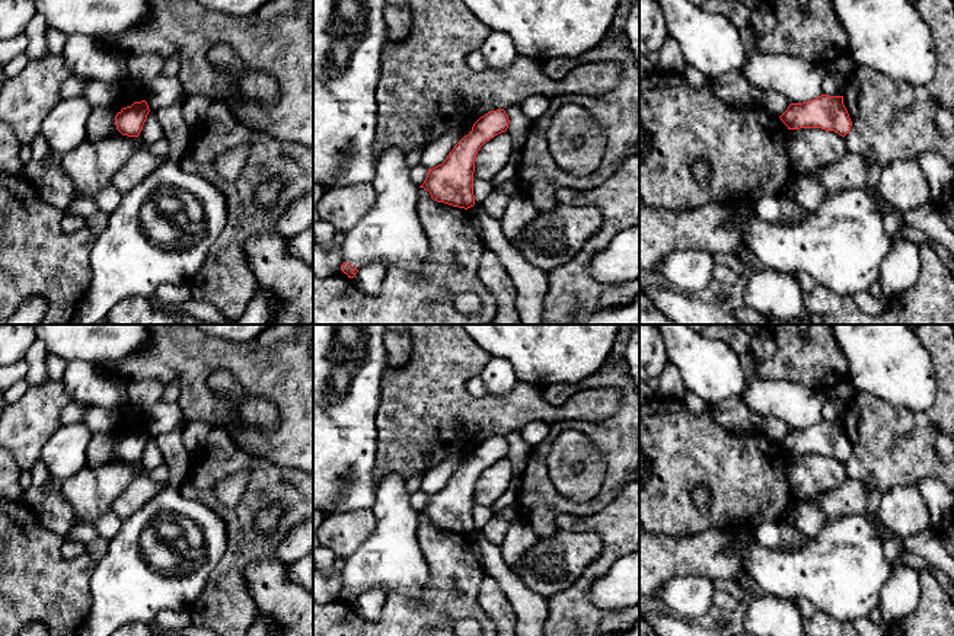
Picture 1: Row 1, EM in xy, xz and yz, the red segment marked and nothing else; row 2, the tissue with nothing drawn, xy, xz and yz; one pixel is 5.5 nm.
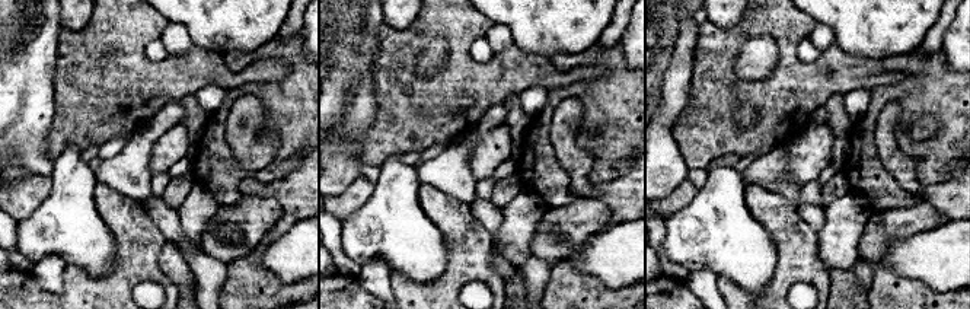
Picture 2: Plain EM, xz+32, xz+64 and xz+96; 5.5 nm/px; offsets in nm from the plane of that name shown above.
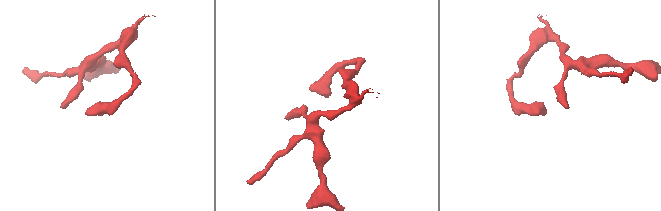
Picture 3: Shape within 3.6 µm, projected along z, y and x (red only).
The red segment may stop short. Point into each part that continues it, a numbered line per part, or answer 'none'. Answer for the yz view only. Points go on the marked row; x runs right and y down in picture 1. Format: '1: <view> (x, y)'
none

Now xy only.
none

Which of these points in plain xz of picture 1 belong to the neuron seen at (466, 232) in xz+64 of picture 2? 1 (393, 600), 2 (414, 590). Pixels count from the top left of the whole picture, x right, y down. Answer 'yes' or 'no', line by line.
1: yes
2: no

